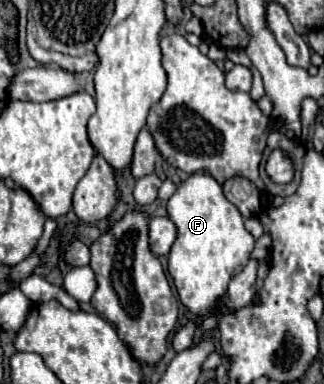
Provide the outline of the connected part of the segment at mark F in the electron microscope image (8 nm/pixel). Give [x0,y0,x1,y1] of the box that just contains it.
[167,172,255,316]

